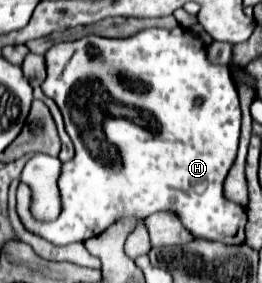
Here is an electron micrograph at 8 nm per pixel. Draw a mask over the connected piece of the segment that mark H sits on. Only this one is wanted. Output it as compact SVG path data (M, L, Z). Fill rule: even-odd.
M148 28L142 30L138 36L132 38L124 38L124 40L110 40L110 38L102 38L102 36L84 36L80 40L72 40L72 42L58 42L54 44L46 54L46 80L42 82L42 92L46 96L50 96L62 116L64 116L64 124L66 124L66 132L76 148L76 156L64 164L62 168L62 176L60 176L60 196L62 196L62 212L54 222L38 222L32 218L30 208L28 208L28 190L26 184L20 182L18 190L16 190L16 212L22 220L22 224L26 226L26 230L34 232L36 236L42 236L44 240L56 244L56 246L66 246L72 242L84 242L86 238L98 236L102 234L102 230L110 228L114 224L114 220L118 220L120 216L140 216L140 218L148 218L150 214L168 208L174 210L182 224L192 232L194 238L204 238L204 240L218 240L218 242L226 242L226 244L242 244L244 242L244 224L246 224L246 214L242 210L240 204L230 202L224 198L222 194L222 184L224 178L236 158L236 150L238 150L238 138L240 138L242 112L240 104L238 104L238 90L236 84L232 80L230 68L228 66L218 66L218 64L210 64L210 60L206 58L206 50L204 50L204 42L200 42L198 36L194 36L188 28L174 28L174 30L162 30L162 28ZM196 98L202 98L204 102L200 106L194 104ZM94 142L106 142L106 146L116 148L116 154L96 154L94 156Z

